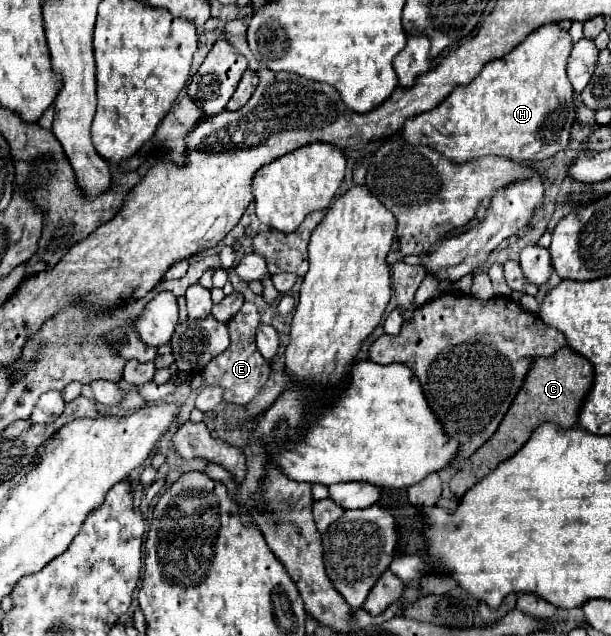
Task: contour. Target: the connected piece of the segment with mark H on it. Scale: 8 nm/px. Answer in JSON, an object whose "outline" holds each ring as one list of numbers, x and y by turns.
{"outline":[[558,25,540,27,540,31,534,31,532,35,528,35,528,39,524,39,524,43,520,43,520,47,514,47,504,59,494,59,492,63,486,63,484,69,480,71,480,75,472,83,456,87,438,107,434,107,428,113,420,113,420,115,414,115,412,119,406,119,406,123,402,127,402,139,410,145,432,145,438,153,442,153,446,159,450,159,454,163,464,163,464,161,480,159,486,155,502,155,502,157,510,157,514,161,534,161,534,163,554,157,558,151,566,149,568,139,570,139,570,127,574,125,574,91,572,91,572,85,566,75,566,59,568,59,570,51,572,51,572,39,566,31,562,31]]}

